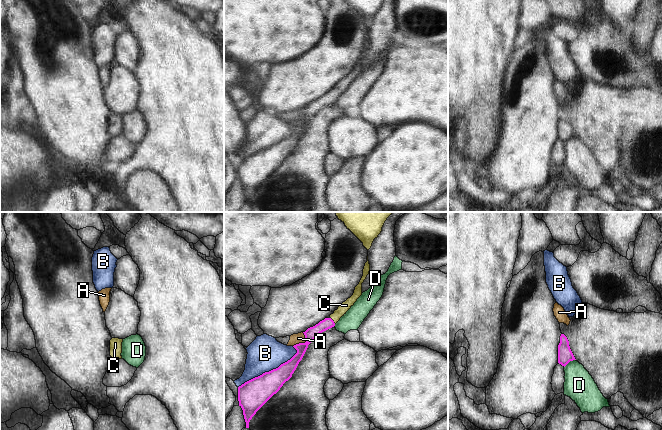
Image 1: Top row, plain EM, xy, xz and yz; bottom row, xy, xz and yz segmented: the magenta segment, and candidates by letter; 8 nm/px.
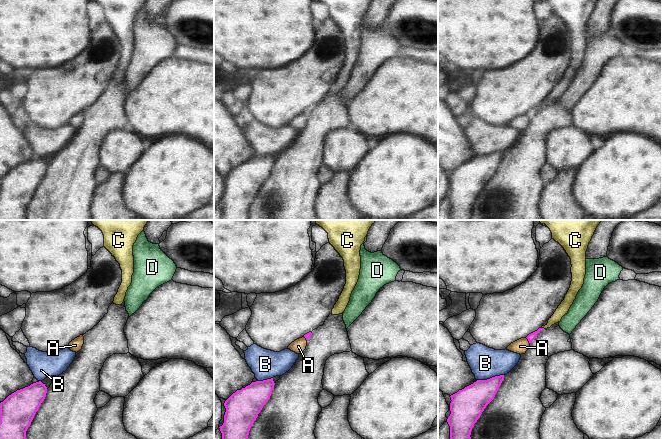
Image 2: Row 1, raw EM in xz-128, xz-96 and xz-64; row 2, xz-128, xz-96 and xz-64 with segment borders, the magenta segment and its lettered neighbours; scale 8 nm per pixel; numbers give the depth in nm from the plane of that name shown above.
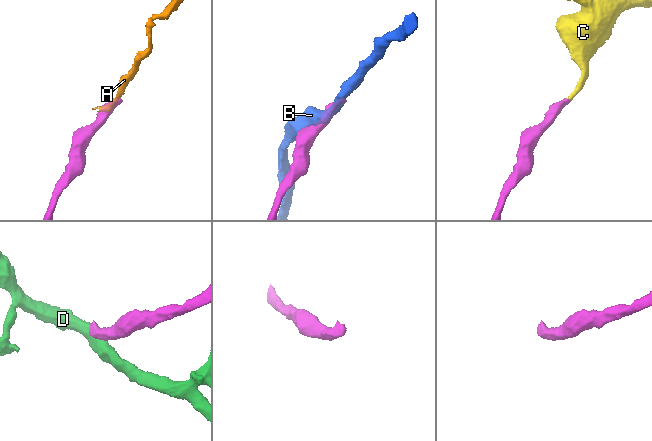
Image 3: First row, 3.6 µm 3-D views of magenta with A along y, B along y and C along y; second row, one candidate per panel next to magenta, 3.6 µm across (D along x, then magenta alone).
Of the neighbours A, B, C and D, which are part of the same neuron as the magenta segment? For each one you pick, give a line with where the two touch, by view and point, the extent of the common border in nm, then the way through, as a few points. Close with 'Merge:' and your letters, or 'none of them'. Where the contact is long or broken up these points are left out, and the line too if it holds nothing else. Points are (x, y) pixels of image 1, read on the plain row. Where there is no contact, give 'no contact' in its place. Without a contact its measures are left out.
C: contact xz (332, 96); length 70 nm; way xz (311, 109), (332, 96), (346, 81)
Merge: C

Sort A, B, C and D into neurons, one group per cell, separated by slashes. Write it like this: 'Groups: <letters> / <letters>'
Groups: A / B / C / D

